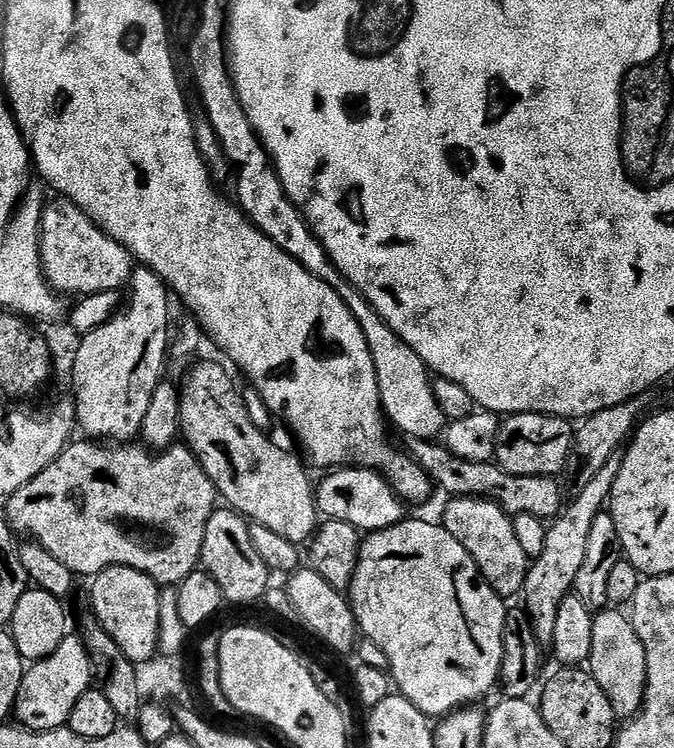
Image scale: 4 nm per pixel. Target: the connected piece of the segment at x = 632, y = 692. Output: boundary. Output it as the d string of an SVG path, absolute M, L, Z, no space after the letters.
M608 606L597 611L592 621L594 638L586 661L587 671L591 672L602 690L606 690L606 698L610 698L610 706L614 706L617 717L631 718L644 707L648 685L646 646L642 646L642 638L638 638L638 630L634 630L632 617L627 611Z

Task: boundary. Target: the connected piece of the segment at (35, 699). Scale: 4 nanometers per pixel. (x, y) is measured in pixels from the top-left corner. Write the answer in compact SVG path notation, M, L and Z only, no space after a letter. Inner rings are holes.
M69 634L62 646L54 650L54 654L35 661L25 671L16 695L15 723L32 732L53 732L56 728L63 728L67 725L70 710L74 710L78 698L82 698L82 694L86 694L93 684L92 659L88 647L79 635Z

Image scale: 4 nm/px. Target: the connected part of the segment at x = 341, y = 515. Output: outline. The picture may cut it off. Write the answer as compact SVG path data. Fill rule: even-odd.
M344 466L327 473L324 481L315 485L316 507L329 520L350 522L361 533L386 530L405 519L405 501L392 489L390 482L374 468Z

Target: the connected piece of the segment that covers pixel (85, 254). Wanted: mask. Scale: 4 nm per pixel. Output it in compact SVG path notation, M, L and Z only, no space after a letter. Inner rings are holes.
M58 198L45 207L40 232L40 256L43 258L44 276L53 289L64 296L90 296L104 291L121 291L128 285L135 269L134 258L116 239L110 238L88 215L69 200Z

